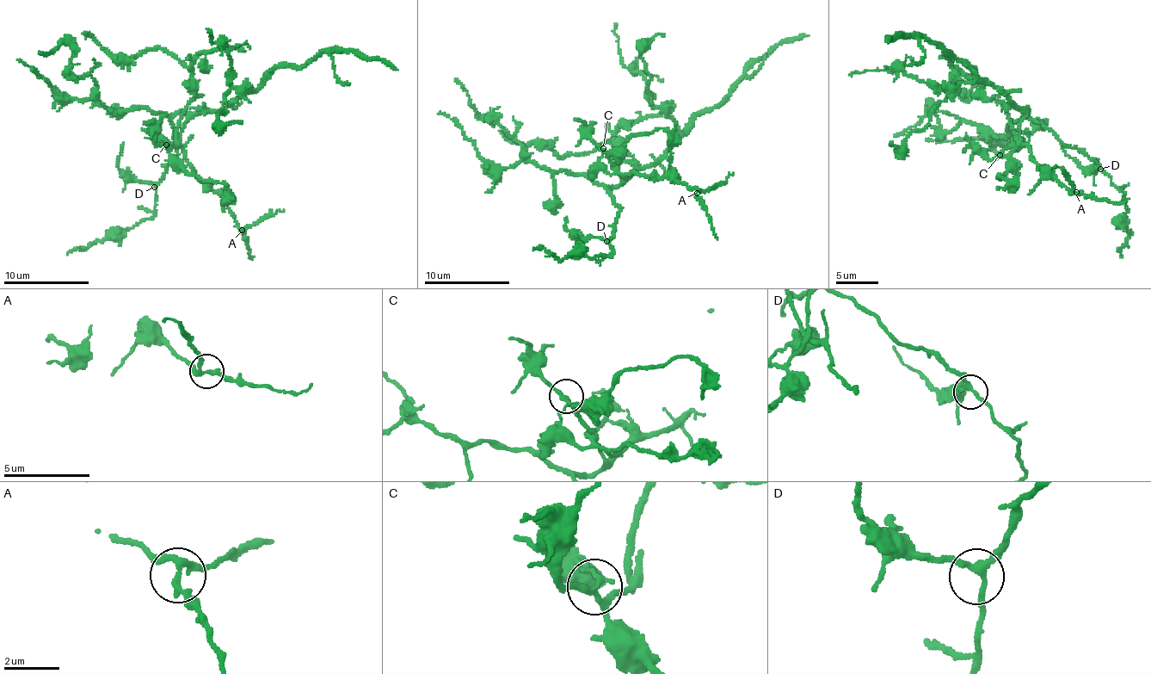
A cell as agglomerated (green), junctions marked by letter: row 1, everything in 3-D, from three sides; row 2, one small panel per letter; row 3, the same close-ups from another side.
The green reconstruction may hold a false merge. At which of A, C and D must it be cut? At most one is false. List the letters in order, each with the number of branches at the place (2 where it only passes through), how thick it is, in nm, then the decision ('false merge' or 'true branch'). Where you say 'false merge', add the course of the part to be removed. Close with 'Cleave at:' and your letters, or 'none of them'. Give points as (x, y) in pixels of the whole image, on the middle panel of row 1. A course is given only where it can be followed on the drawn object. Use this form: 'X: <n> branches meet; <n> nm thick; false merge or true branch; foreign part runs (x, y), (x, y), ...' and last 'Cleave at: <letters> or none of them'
A: 3 branches meet; 220 nm thick; true branch
C: 3 branches meet; 190 nm thick; false merge; foreign part runs (603, 149), (600, 163), (612, 174), (624, 151), (610, 141), (561, 157), (550, 147), (509, 141), (499, 131)
D: 3 branches meet; 200 nm thick; true branch
Cleave at: C

